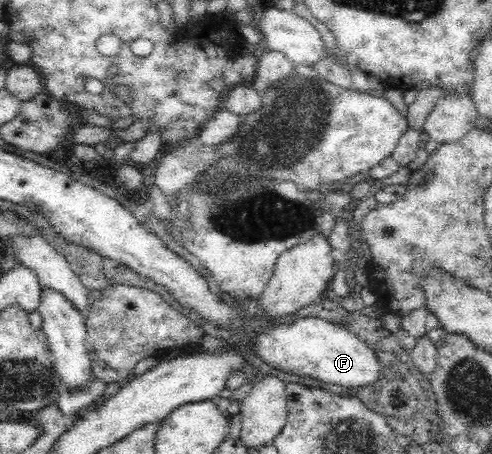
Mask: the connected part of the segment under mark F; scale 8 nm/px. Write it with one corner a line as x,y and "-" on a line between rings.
318,317
300,318
292,324
280,324
276,328
262,330
252,348
266,364
278,370
298,376
310,376
346,389
362,388
383,381
383,366
373,348
342,325
326,322

